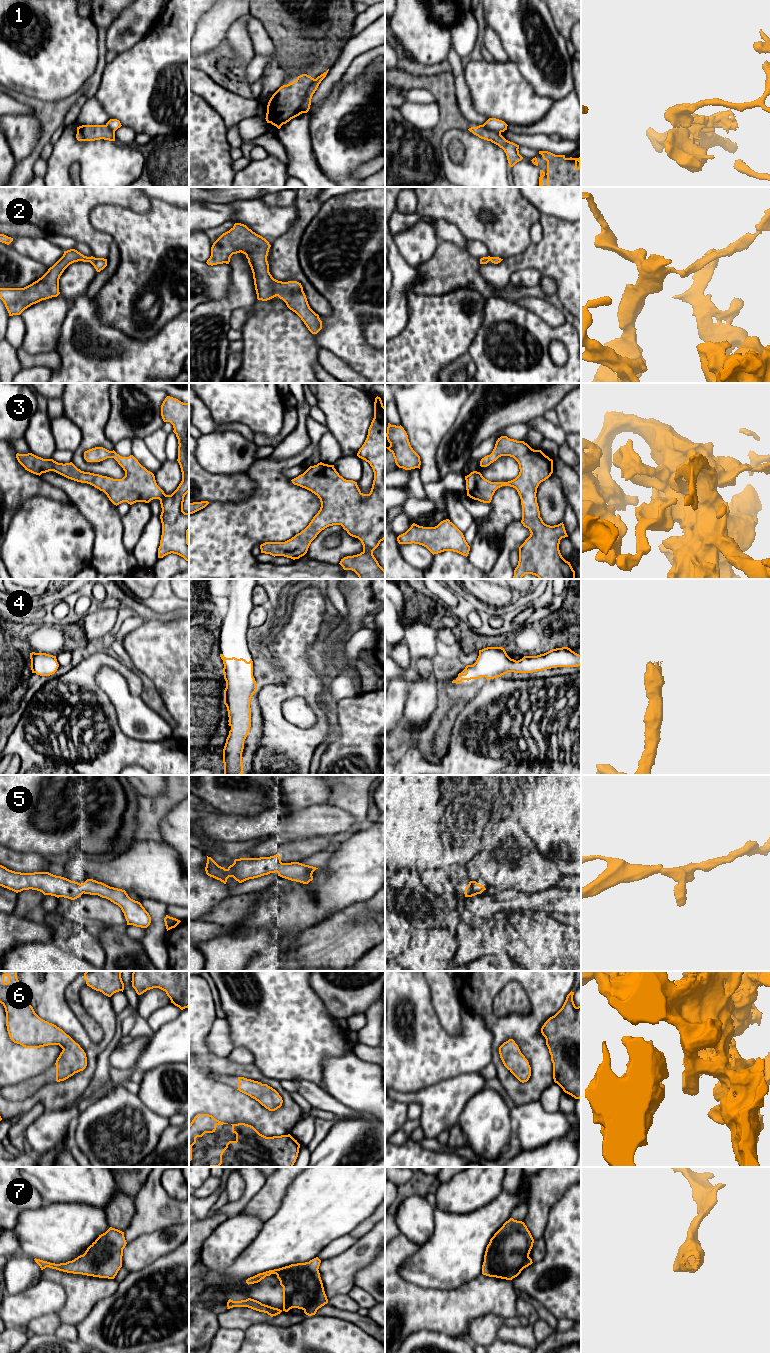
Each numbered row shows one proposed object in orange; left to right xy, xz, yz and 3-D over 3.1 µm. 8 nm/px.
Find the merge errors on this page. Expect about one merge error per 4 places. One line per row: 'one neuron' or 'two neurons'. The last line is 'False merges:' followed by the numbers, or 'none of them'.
1: two neurons
2: one neuron
3: one neuron
4: one neuron
5: one neuron
6: one neuron
7: one neuron
False merges: 1

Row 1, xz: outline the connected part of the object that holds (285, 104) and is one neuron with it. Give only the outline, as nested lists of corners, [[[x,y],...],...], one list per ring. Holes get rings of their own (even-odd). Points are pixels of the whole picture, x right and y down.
[[[302,74],[297,77],[294,82],[281,86],[270,98],[267,105],[266,121],[276,126],[278,129],[283,124],[286,124],[291,119],[302,114],[301,106],[305,100],[306,94],[309,89],[309,84],[315,79],[307,74]]]

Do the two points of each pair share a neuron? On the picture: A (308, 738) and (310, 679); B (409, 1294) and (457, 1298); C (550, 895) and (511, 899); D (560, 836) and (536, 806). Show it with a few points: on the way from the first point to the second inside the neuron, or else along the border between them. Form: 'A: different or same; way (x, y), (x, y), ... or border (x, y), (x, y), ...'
A: same; way (320, 723), (320, 712), (313, 701), (313, 694)
B: same; way (421, 1298), (445, 1298)
C: same; way (540, 900), (521, 900)
D: same; way (559, 829), (543, 813)

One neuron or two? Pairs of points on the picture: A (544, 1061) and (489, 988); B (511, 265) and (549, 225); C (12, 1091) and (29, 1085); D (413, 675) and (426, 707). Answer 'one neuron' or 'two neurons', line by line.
A: one neuron
B: one neuron
C: one neuron
D: two neurons

